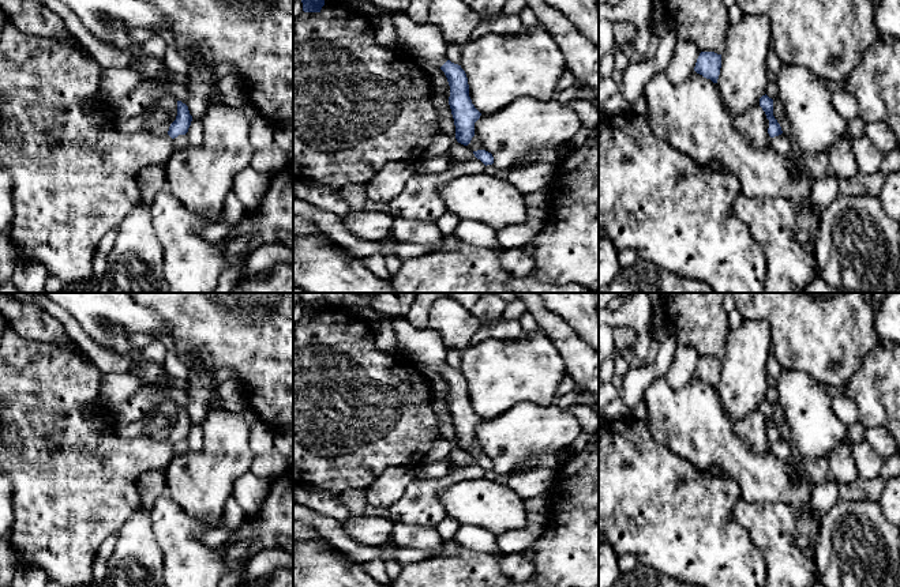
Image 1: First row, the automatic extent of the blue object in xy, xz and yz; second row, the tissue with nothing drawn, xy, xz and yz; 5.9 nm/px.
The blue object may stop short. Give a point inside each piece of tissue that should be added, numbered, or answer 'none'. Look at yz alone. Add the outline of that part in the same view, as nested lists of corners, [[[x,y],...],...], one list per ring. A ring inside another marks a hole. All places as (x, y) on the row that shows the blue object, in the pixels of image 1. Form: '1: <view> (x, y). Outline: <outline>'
none

